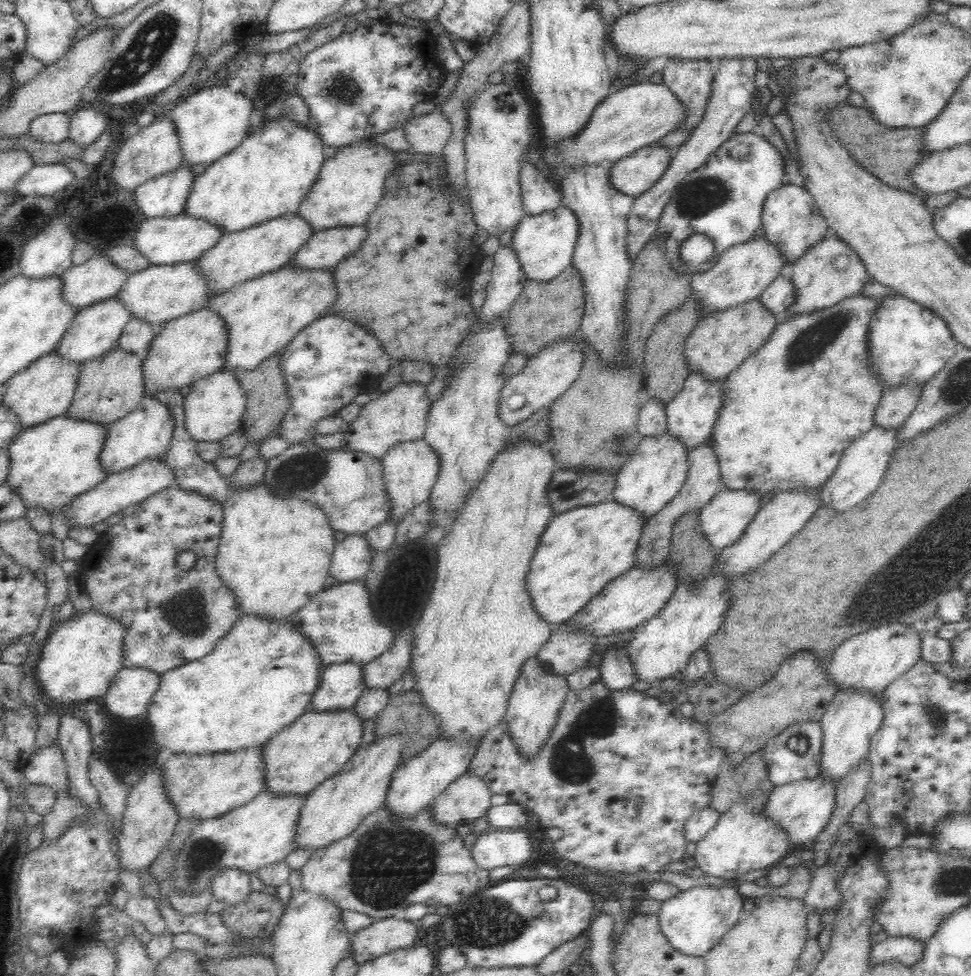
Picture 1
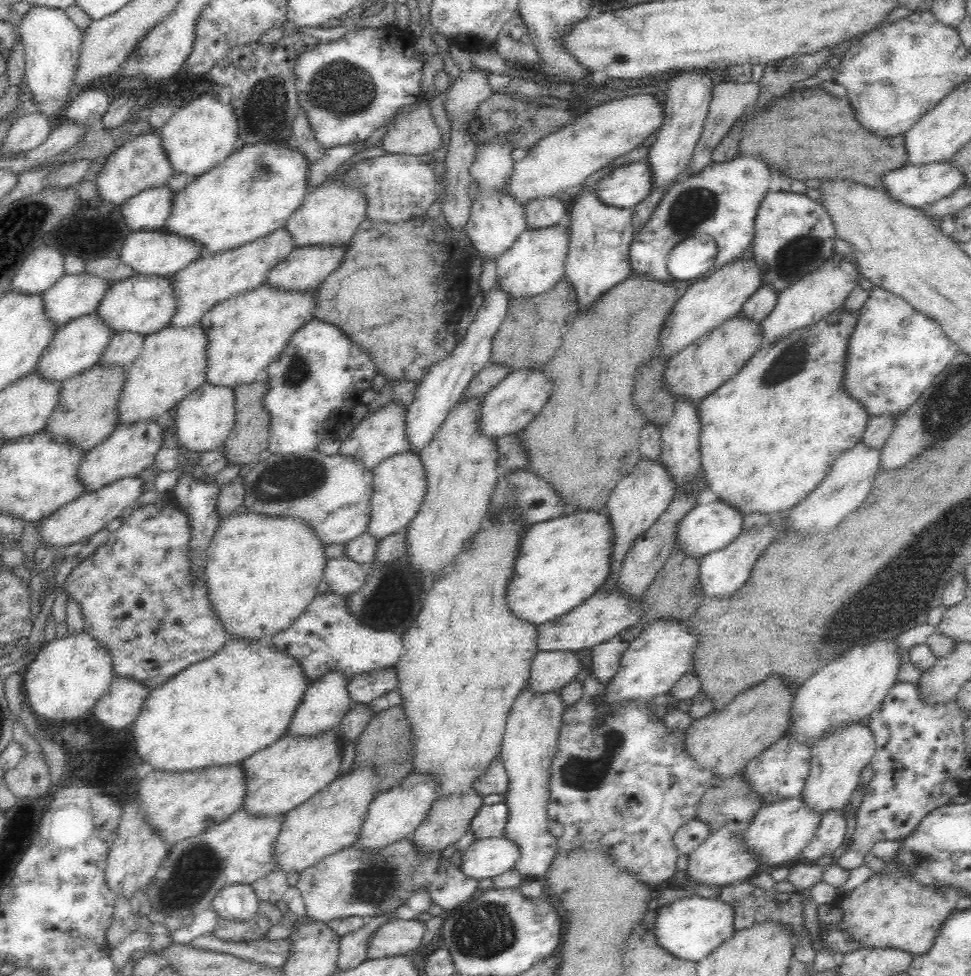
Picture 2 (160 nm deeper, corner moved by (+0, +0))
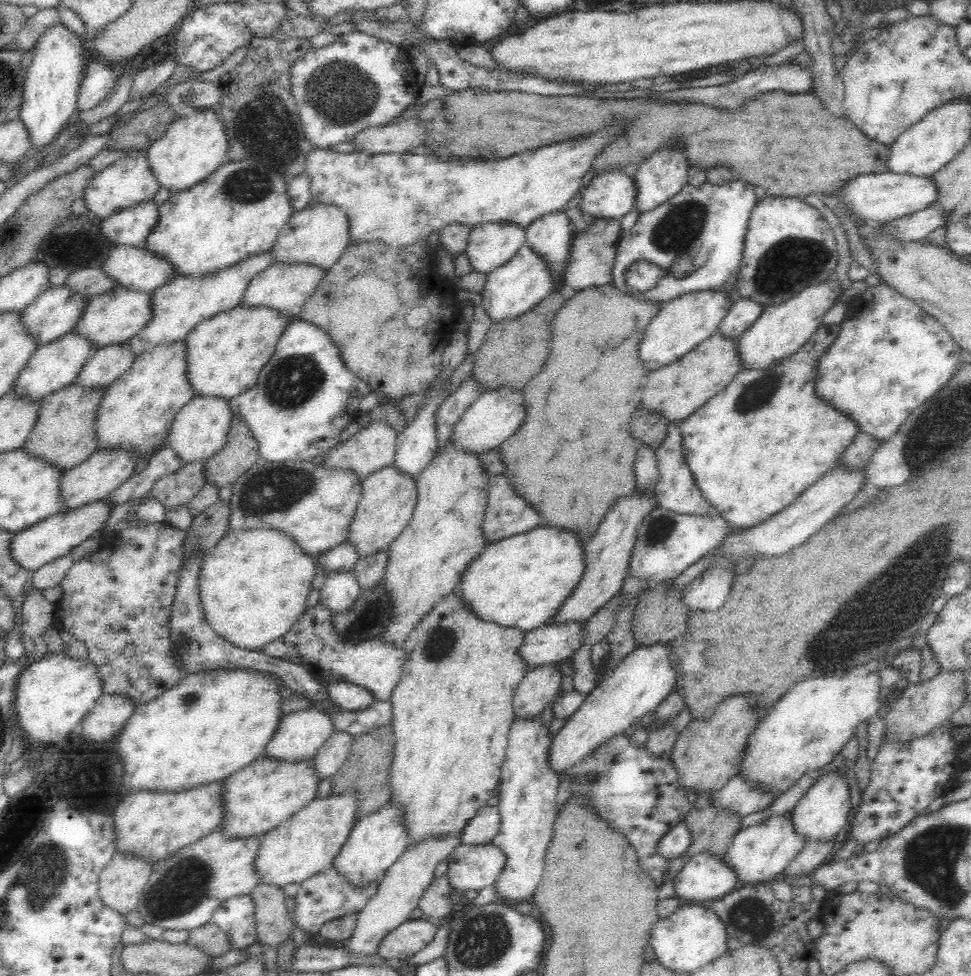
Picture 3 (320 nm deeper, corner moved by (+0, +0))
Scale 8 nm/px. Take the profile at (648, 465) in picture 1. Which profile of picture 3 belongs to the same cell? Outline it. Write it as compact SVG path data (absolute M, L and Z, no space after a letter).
M648 491L645 495L632 492L613 502L597 531L588 539L590 542L585 544L586 563L582 579L548 624L561 625L562 622L587 620L620 590L627 577L632 548L638 537L638 526L656 506L655 491Z

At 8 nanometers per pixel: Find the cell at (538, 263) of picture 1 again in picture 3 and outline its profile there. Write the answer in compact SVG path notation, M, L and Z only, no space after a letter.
M525 244L509 262L487 275L484 290L480 294L481 305L494 323L512 320L544 300L554 290L555 280L547 260Z

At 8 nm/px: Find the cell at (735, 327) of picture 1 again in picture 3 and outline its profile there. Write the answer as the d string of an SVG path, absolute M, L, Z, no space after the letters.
M714 333L678 360L662 368L648 371L646 384L640 390L639 406L649 412L660 414L666 418L668 424L682 422L717 392L726 388L740 371L741 363L738 338Z

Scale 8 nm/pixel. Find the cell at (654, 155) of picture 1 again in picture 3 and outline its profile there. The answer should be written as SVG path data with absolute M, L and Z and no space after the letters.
M618 170L618 172L606 172L606 174L592 177L587 187L584 187L583 191L580 191L582 202L578 205L578 209L580 209L582 215L590 215L593 218L620 219L635 208L636 194L633 174L632 176L628 176L622 170Z

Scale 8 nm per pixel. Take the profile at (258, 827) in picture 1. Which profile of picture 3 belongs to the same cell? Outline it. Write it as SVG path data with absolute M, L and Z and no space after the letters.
M220 826L216 827L208 836L180 848L165 859L153 864L152 874L145 884L139 904L136 908L144 924L153 924L165 930L186 930L211 922L213 912L229 897L251 895L251 891L259 885L256 881L255 856L259 851L262 836L232 838L224 834Z

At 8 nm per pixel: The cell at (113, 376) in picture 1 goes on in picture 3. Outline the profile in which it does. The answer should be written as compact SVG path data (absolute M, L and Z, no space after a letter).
M72 383L43 396L40 400L39 419L20 448L26 449L33 457L42 457L63 471L84 462L98 447L95 421L106 391L107 387L85 389Z

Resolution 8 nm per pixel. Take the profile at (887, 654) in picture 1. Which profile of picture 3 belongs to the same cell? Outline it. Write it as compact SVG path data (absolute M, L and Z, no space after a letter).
M875 664L855 665L838 672L832 677L808 678L800 684L792 686L760 721L755 730L747 739L747 754L739 763L739 772L744 781L750 785L760 787L762 793L770 793L772 798L777 798L790 790L809 770L816 770L830 764L835 756L840 753L860 722L877 714L878 695L880 694L881 676Z

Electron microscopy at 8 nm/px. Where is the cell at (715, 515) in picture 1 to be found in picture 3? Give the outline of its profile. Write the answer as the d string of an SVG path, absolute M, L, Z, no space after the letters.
M656 506L638 526L638 537L632 548L627 575L644 579L650 584L674 579L690 564L719 547L733 529L724 517L716 514L681 515Z

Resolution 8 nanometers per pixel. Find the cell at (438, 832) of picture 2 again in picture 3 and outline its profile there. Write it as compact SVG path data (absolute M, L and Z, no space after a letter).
M446 834L444 838L428 838L425 841L413 842L402 856L388 868L384 878L379 881L376 895L368 899L364 908L359 909L358 920L352 936L344 941L344 949L353 954L373 955L378 952L381 940L392 929L410 919L411 912L417 908L419 900L425 894L433 879L434 868L439 862L446 860L455 847L462 843L459 834Z

